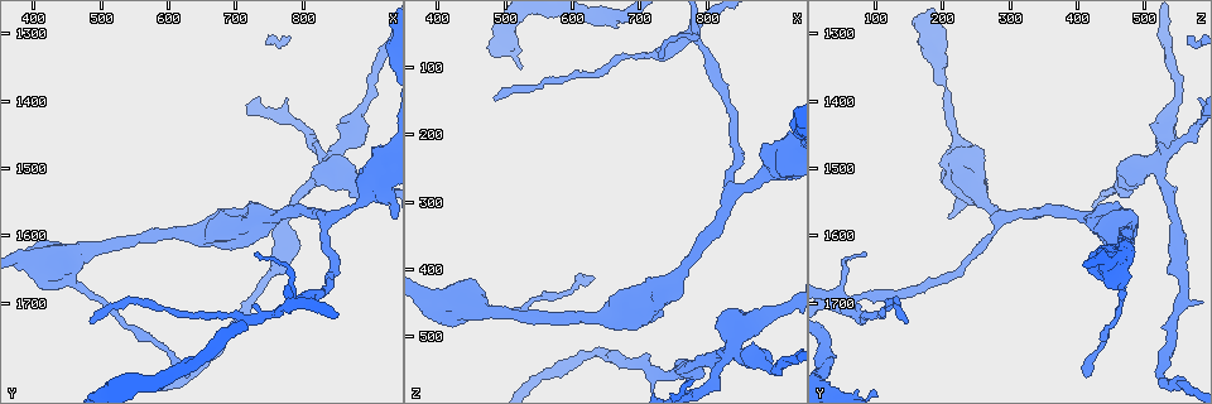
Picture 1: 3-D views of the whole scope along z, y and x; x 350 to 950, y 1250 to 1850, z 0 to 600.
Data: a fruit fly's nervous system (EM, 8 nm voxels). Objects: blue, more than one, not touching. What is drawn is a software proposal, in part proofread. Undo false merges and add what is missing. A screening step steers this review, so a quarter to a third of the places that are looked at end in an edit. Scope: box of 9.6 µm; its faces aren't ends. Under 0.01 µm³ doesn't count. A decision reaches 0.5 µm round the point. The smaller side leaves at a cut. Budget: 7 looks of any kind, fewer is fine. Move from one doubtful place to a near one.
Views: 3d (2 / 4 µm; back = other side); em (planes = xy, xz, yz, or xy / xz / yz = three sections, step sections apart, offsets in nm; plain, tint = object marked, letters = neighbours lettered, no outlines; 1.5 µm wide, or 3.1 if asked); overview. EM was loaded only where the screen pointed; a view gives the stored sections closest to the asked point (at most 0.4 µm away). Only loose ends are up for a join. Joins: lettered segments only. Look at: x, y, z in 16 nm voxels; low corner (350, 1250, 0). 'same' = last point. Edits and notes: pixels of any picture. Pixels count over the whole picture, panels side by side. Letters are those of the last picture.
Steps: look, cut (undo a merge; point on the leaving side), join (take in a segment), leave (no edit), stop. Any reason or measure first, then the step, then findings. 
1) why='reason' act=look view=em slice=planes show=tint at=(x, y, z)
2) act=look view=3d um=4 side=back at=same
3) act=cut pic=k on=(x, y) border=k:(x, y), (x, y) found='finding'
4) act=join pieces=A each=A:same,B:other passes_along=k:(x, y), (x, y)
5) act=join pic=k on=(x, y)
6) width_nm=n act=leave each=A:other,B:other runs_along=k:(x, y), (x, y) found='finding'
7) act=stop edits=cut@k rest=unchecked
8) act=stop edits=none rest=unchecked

why='four arms meet' act=look view=em slice=planes show=letters at=(785, 1695, 60)

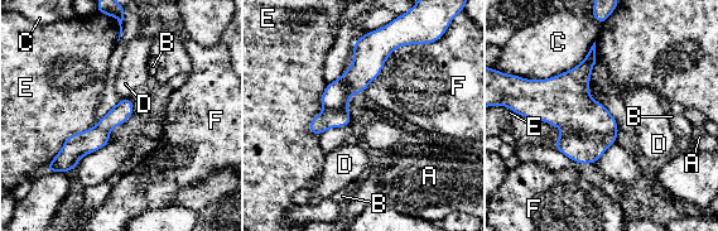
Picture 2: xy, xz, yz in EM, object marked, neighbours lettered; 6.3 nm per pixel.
width_nm=120 act=cut pic=2 on=(583, 149) each=A:other,B:other,C:other,D:other,E:other,F:other border=2:(563, 131), (586, 134), (596, 139) found='two neurons meet here'

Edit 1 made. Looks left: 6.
why='see it whole again' act=look view=overview

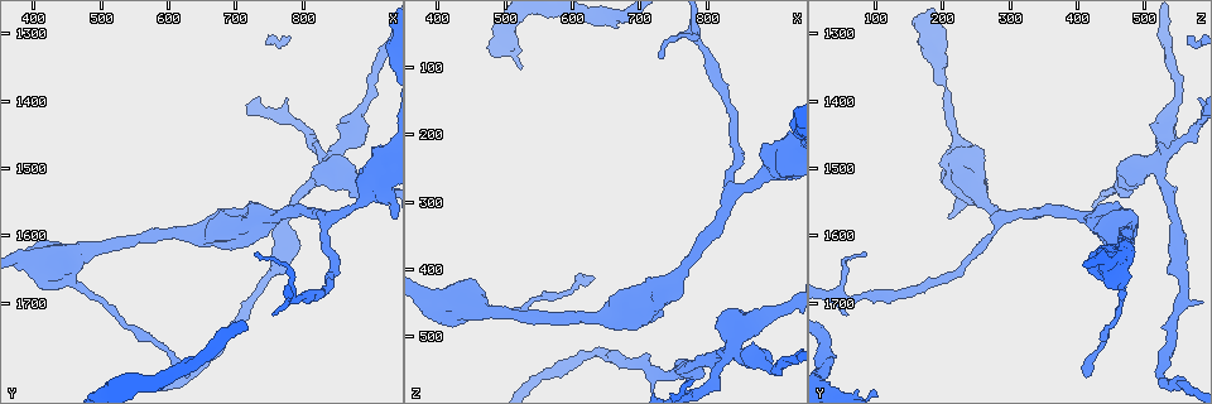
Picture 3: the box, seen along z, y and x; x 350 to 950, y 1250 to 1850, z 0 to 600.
why='a narrow waist' act=look view=3d um=4 at=(510, 1705, 470)

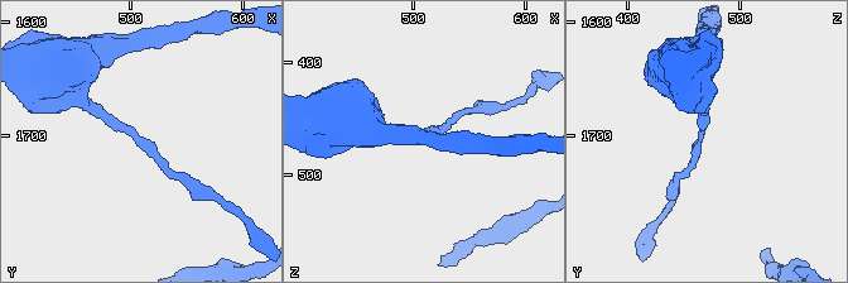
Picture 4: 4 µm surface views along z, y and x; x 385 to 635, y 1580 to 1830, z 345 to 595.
act=look view=em slice=planes show=tint at=(512, 1704, 466)

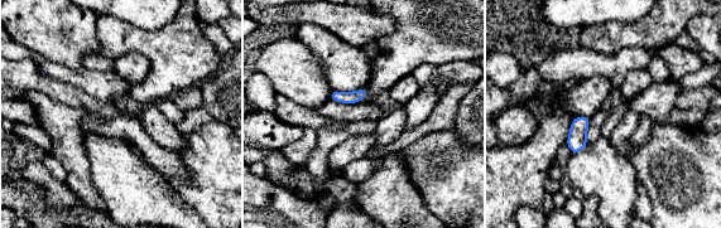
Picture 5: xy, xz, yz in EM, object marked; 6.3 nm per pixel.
act=look view=em slice=planes show=letters at=same

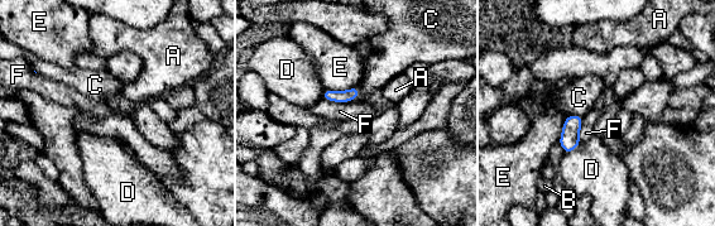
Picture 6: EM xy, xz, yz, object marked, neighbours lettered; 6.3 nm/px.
width_nm=80 act=leave each=A:other,B:other,C:other,D:other,E:other,F:other border=6:(322, 97), (330, 101), (351, 102) found='continuous, no second neuron'

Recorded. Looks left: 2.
act=stop edits=cut@2 rest=unchecked

